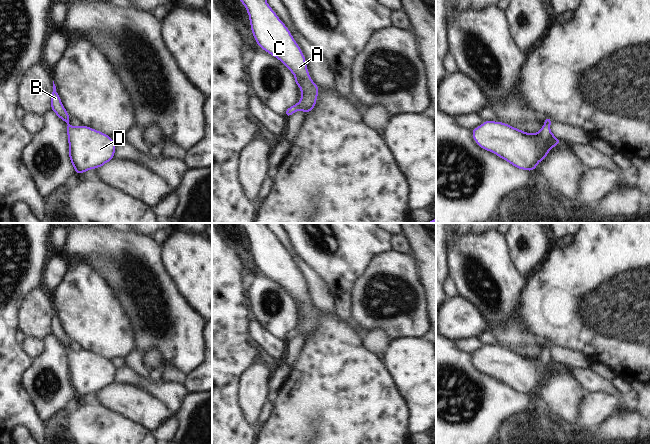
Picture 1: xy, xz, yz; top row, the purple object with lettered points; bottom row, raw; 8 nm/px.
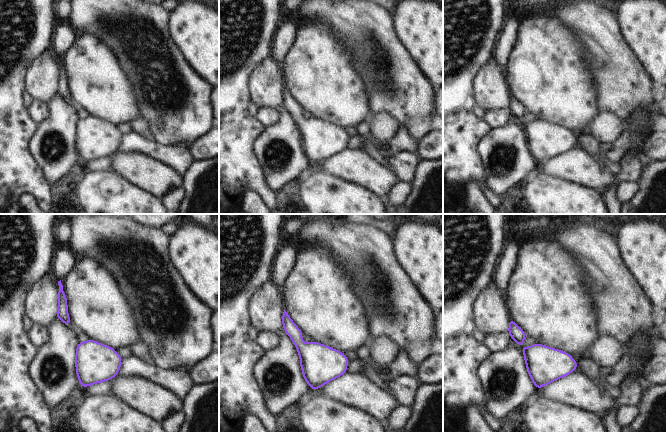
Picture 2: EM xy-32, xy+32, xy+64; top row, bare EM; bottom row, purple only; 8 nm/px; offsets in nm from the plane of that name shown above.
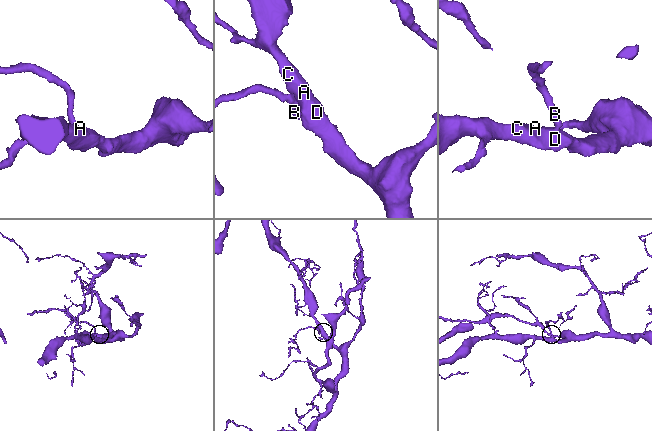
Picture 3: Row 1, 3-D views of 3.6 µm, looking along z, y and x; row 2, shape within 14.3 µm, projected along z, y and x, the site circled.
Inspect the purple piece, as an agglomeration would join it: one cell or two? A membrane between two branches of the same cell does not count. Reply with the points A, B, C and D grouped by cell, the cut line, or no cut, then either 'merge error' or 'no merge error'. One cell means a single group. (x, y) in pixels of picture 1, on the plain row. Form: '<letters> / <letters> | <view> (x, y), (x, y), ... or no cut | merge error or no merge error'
A B C D | no cut | no merge error

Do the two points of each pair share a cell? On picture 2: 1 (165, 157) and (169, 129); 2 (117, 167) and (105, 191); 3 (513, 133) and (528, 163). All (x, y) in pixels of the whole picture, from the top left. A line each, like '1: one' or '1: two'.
1: two
2: two
3: one

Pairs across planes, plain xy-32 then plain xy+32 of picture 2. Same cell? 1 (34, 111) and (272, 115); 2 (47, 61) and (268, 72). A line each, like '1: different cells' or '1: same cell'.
1: same cell
2: same cell

